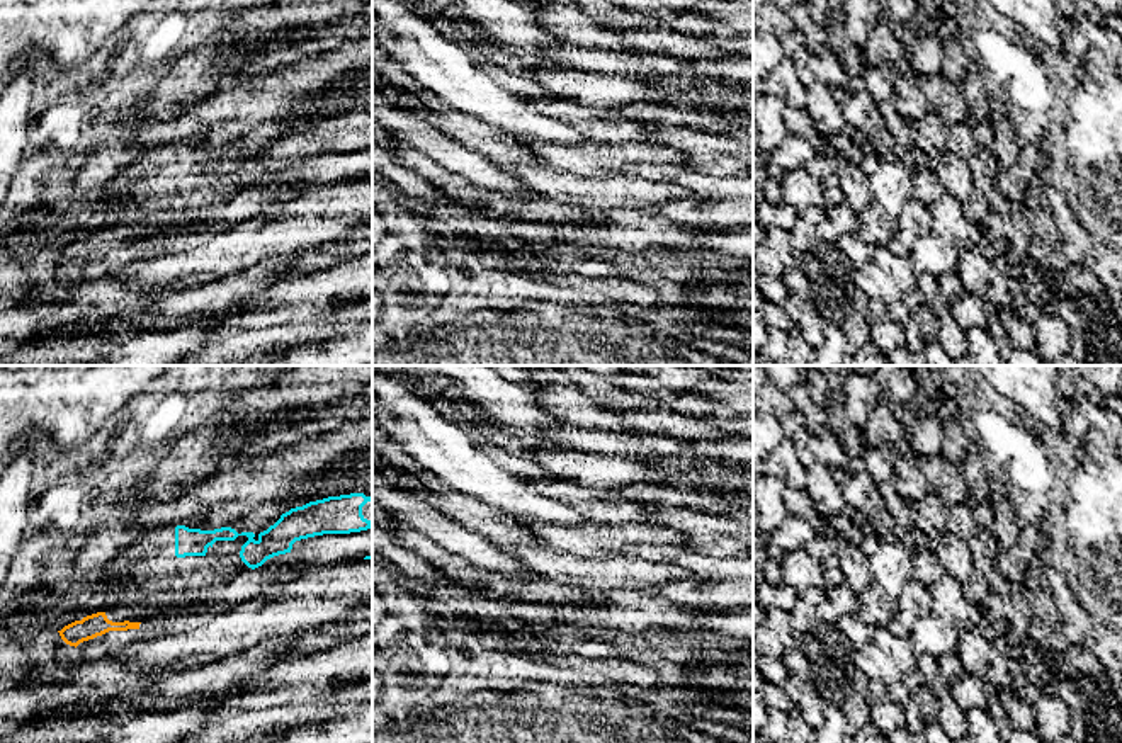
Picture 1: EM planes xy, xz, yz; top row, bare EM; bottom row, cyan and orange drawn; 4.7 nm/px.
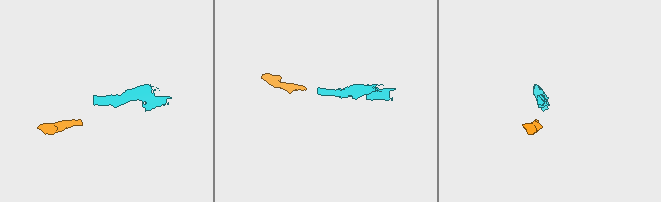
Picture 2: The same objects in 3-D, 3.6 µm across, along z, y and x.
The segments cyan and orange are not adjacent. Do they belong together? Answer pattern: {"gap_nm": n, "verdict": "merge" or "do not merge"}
{"gap_nm": 360, "verdict": "do not merge"}

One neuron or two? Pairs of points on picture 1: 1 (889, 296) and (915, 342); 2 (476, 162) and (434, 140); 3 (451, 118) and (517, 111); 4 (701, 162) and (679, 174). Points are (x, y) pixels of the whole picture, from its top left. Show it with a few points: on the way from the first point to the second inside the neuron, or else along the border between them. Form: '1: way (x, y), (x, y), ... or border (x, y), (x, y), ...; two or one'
1: border (905, 293), (898, 301), (886, 306); two
2: way (466, 162), (444, 150); one
3: border (475, 116), (509, 135); two
4: border (684, 164), (706, 172); two

